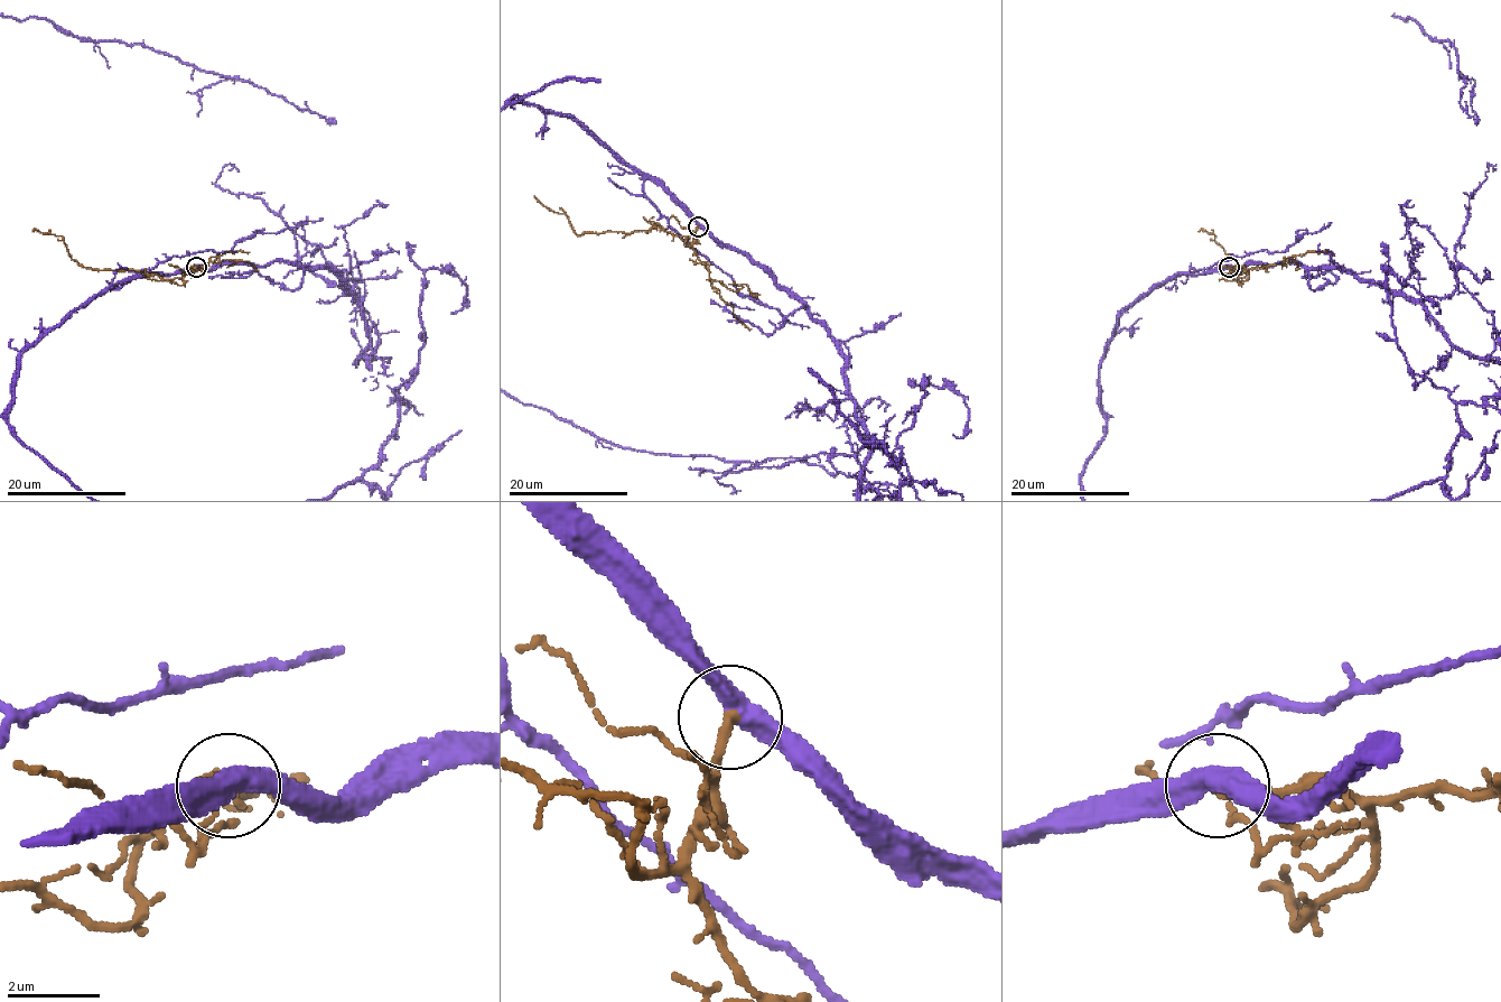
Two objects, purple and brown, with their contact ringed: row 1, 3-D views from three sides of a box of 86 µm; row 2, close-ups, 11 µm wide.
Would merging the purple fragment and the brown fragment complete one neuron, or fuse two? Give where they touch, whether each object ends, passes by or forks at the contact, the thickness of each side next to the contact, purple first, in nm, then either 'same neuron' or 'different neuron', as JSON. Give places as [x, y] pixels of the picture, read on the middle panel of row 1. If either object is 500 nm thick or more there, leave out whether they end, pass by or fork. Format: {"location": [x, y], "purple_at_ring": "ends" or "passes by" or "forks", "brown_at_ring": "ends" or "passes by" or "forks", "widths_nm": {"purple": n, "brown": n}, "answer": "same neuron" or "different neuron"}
{"location": [698, 226], "purple_at_ring": "passes by", "brown_at_ring": "ends", "widths_nm": {"purple": 400, "brown": 240}, "answer": "different neuron"}

